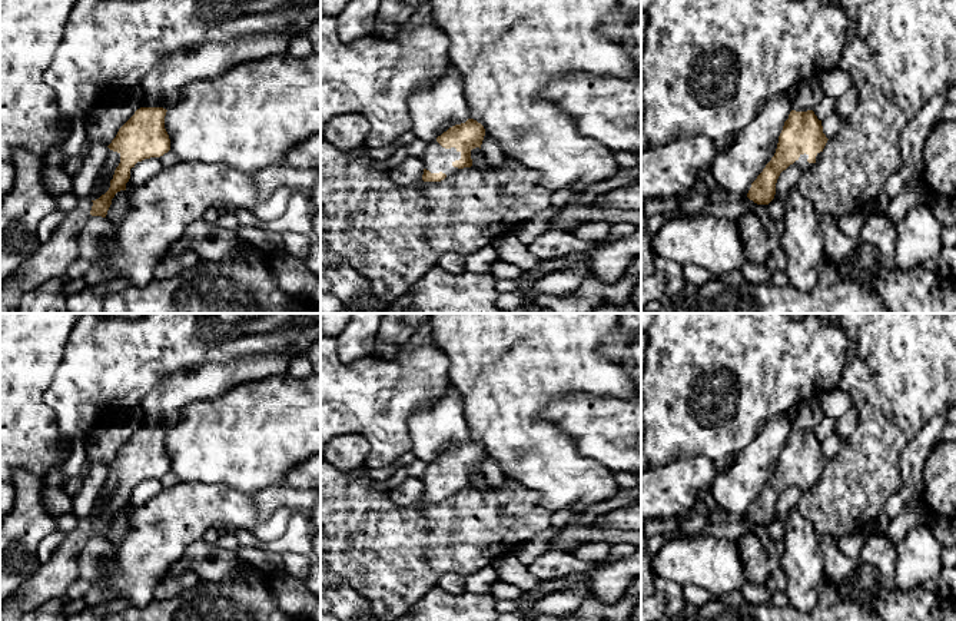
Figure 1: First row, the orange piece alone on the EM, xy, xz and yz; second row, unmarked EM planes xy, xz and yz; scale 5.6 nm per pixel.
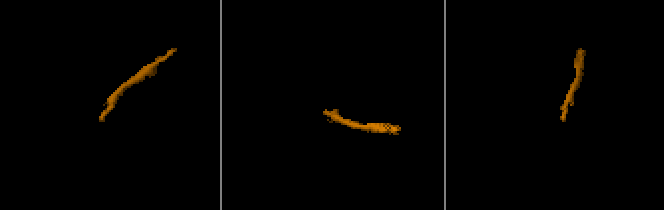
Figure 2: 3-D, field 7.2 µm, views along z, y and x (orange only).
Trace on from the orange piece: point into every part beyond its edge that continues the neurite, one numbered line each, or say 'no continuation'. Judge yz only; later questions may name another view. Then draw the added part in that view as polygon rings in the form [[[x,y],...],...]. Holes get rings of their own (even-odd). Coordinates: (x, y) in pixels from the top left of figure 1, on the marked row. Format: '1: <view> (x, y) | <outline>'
1: yz (802, 162) | [[[821,152],[817,153],[816,156],[816,162],[814,163],[809,163],[807,159],[809,159],[809,155],[800,155],[800,157],[794,162],[797,166],[800,166],[803,169],[803,172],[807,172],[809,169],[811,169],[820,159],[821,156]]]

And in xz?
1: xz (435, 158) | [[[436,140],[428,143],[426,150],[419,157],[424,162],[424,166],[431,173],[445,173],[451,176],[461,169],[454,167],[452,163],[461,159],[461,152],[455,147],[445,149]]]

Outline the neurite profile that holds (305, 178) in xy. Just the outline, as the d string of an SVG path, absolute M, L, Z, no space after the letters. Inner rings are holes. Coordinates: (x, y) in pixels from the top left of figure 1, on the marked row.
M275 165L252 173L252 177L258 189L258 202L266 202L282 186L291 186L295 190L311 189L321 177L321 167L291 169Z

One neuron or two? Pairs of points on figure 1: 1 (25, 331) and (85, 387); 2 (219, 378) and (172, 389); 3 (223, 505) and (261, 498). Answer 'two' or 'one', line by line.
1: two
2: one
3: two

